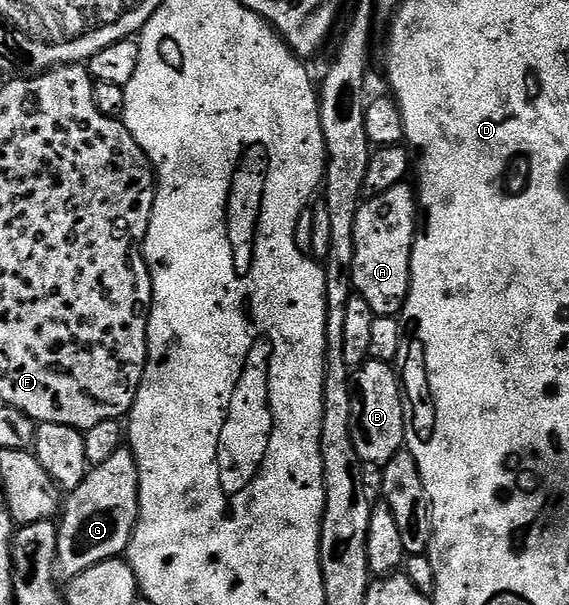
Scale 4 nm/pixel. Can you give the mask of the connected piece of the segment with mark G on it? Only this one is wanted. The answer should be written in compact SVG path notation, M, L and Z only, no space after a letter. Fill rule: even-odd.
M124 445L109 461L94 464L85 481L66 496L61 507L58 570L70 577L85 573L106 559L118 559L131 544L139 520L139 470L130 446ZM63 519L63 520L62 520Z

